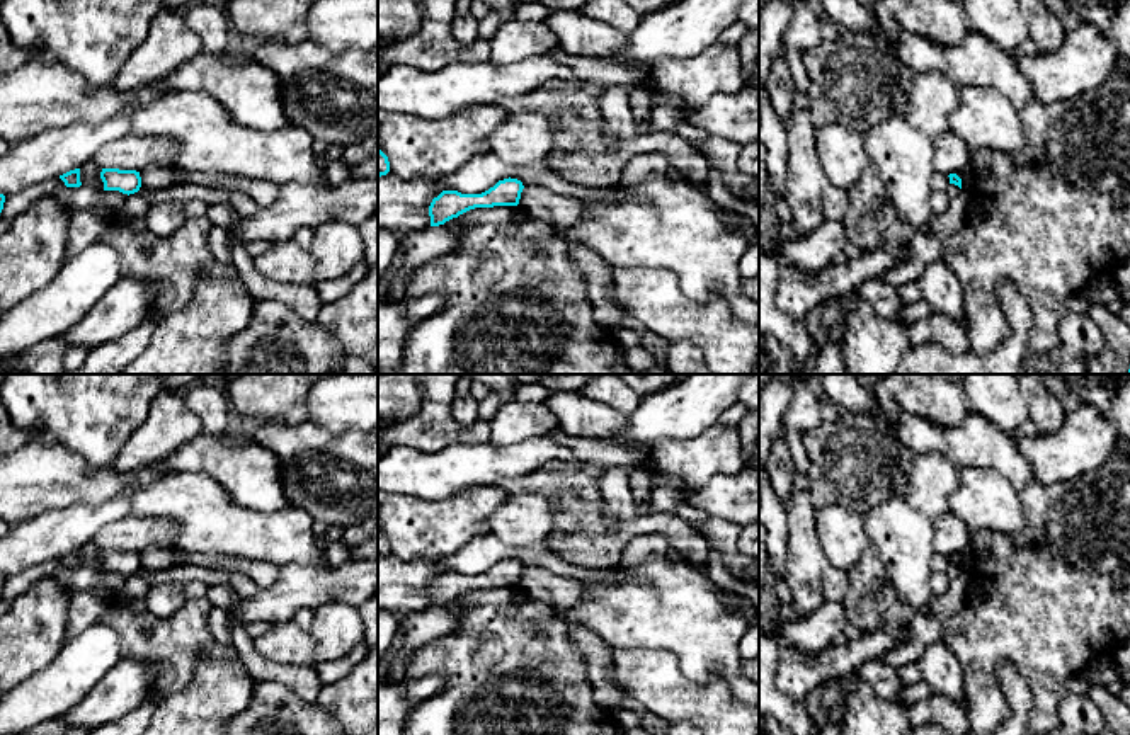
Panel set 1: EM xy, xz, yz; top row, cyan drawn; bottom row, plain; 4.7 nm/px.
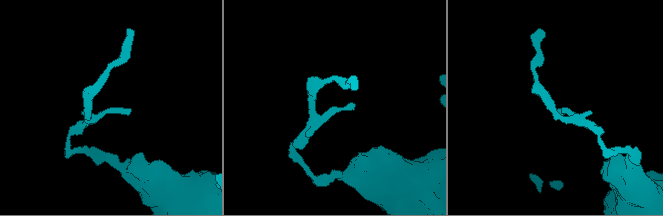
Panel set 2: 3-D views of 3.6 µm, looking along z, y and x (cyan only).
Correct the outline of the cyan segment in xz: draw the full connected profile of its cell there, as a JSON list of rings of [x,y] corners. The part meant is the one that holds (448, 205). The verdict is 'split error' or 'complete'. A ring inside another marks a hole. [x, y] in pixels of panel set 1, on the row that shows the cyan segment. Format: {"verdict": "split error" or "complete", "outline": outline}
{"verdict": "complete", "outline": [[[509,177],[482,194],[442,191],[429,206],[431,226],[444,225],[475,208],[517,206],[522,189],[521,180]]]}

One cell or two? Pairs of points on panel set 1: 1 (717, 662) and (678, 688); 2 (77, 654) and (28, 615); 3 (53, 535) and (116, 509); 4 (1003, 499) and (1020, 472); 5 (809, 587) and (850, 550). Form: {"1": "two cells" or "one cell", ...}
{"1": "two cells", "2": "two cells", "3": "one cell", "4": "two cells", "5": "two cells"}

